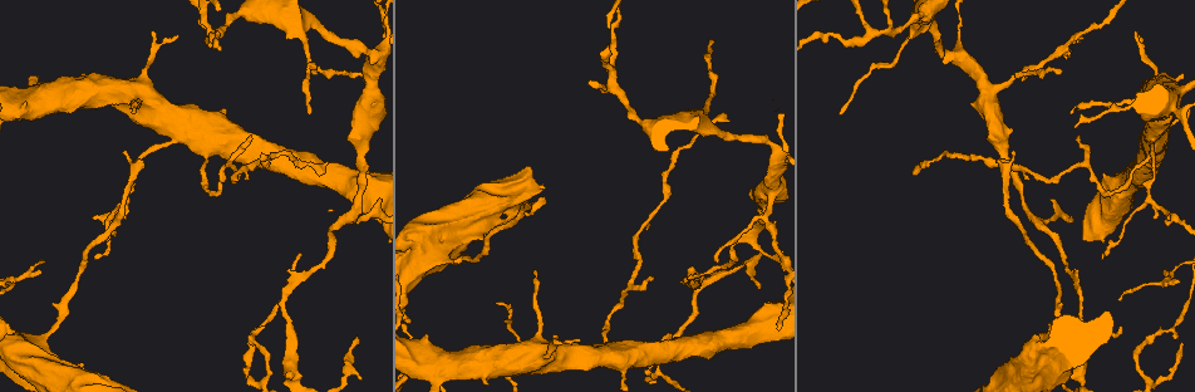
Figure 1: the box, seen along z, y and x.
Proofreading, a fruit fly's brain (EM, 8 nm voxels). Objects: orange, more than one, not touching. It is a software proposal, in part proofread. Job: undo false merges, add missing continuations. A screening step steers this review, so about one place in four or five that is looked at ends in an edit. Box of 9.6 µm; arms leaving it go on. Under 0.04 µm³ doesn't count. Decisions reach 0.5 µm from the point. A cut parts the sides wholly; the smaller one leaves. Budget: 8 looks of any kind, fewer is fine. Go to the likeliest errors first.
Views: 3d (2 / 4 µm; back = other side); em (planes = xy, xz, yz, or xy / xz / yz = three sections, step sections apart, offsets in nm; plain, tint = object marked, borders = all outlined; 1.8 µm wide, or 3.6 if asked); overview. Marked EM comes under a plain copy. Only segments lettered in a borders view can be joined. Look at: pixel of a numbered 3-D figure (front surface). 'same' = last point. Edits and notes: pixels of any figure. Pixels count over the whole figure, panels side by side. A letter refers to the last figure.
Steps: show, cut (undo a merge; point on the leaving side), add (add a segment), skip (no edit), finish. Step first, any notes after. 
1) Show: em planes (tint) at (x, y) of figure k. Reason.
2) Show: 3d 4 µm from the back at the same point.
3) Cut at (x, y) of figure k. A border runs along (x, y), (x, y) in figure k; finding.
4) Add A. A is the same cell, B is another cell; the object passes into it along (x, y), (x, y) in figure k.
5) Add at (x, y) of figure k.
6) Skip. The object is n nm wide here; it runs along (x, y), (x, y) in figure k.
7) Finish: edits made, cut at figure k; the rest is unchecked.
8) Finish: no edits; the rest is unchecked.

Show: em xz step 4 (tint) at (206, 34) of figure 1. Abrupt turn.

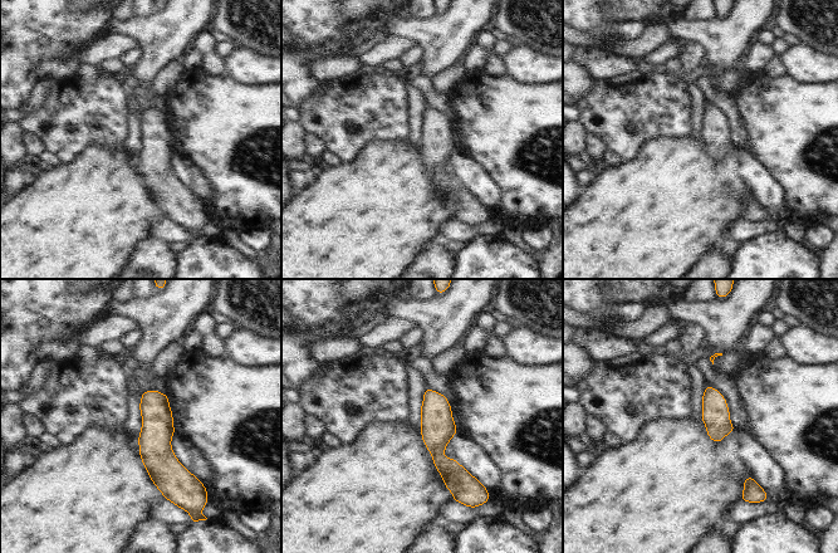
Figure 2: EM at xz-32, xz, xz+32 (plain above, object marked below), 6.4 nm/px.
Show: em planes (borders) at the same point. Cut it another way.

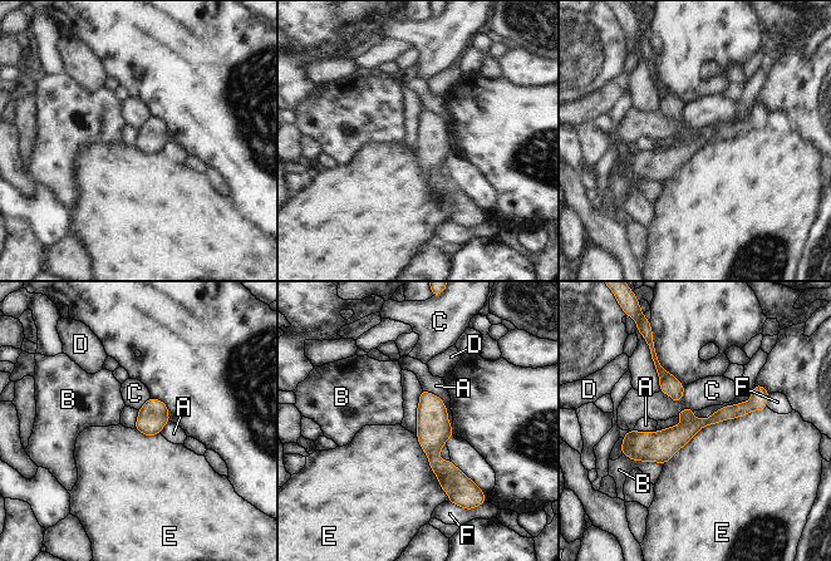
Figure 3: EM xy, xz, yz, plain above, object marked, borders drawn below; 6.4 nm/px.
Skip. A, B, C, D, E and F are other cells; a border runs along (766, 406), (703, 426), (664, 464) in figure 3; one neuron here.

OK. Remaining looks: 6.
Show: em 3.6 µm planes (borders) at (206, 151) of figure 1.

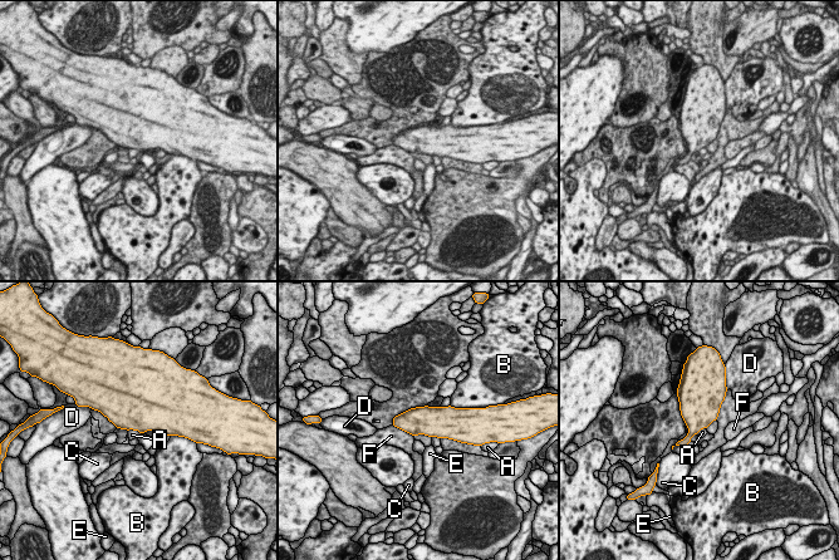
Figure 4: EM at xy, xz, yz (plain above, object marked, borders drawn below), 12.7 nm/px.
Skip. The object is 380 nm wide here; A, B, C, D, E and F are other cells; a border runs along (128, 430), (136, 430), (141, 433) in figure 4; one neuron here.

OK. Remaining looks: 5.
Show: em xz step 4 (tint) at (775, 239) of figure 1. A narrow waist.

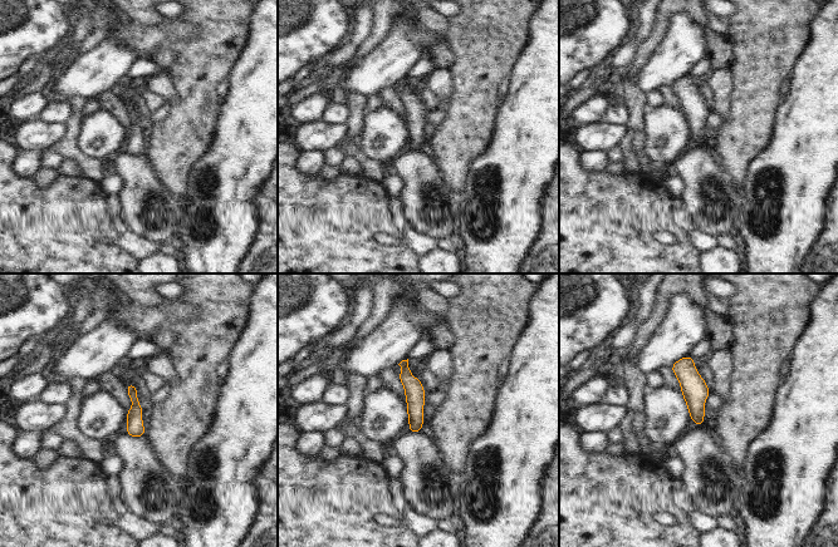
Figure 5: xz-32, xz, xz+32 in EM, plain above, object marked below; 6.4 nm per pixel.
Show: em planes (borders) at the same point.

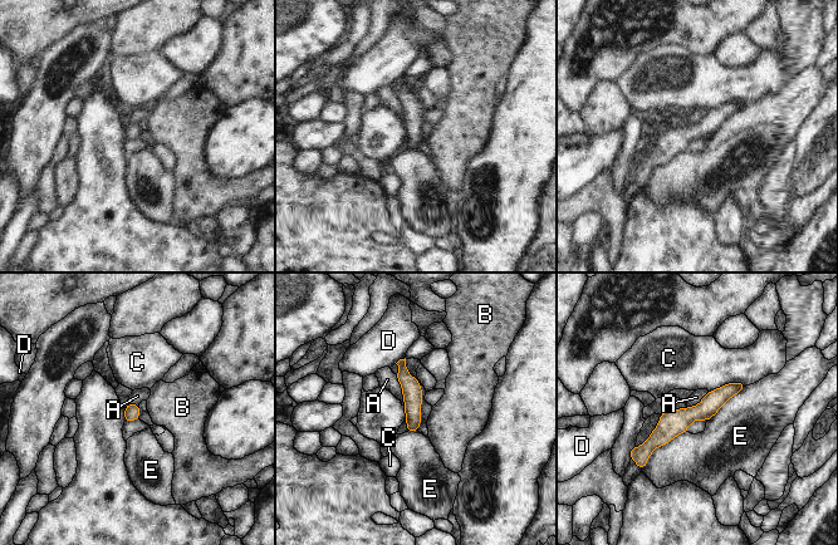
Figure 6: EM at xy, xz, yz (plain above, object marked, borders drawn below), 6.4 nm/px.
Skip. The longest contact is with E, 380 nm; A, B, C, D and E are other cells; it runs along (740, 386), (633, 452) in figure 6; all the same neuron.

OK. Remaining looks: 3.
Finish: no edits; the rest is unchecked.

